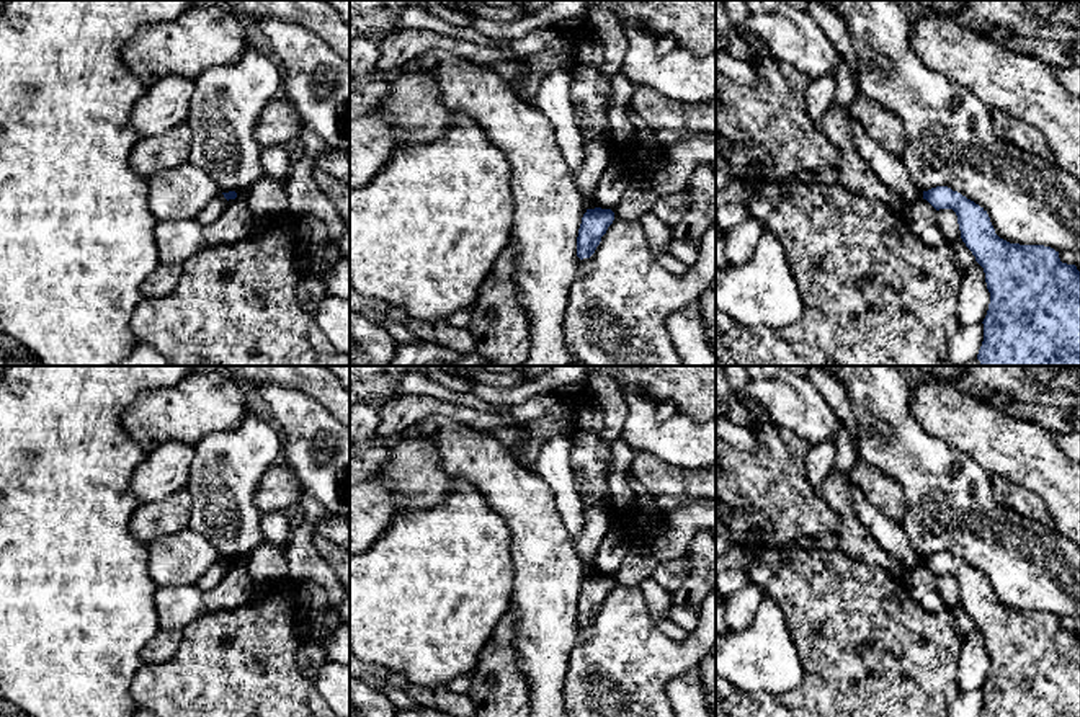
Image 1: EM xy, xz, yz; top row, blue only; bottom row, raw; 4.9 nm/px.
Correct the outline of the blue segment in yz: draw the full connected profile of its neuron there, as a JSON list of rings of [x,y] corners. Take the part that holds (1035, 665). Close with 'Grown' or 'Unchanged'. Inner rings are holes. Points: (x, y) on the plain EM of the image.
[[[948,552],[923,557],[936,577],[953,575],[961,604],[984,634],[990,670],[979,717],[1080,717],[1080,637],[1044,611],[1010,609],[995,599],[984,573]]]. Unchanged

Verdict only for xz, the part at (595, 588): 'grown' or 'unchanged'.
unchanged

